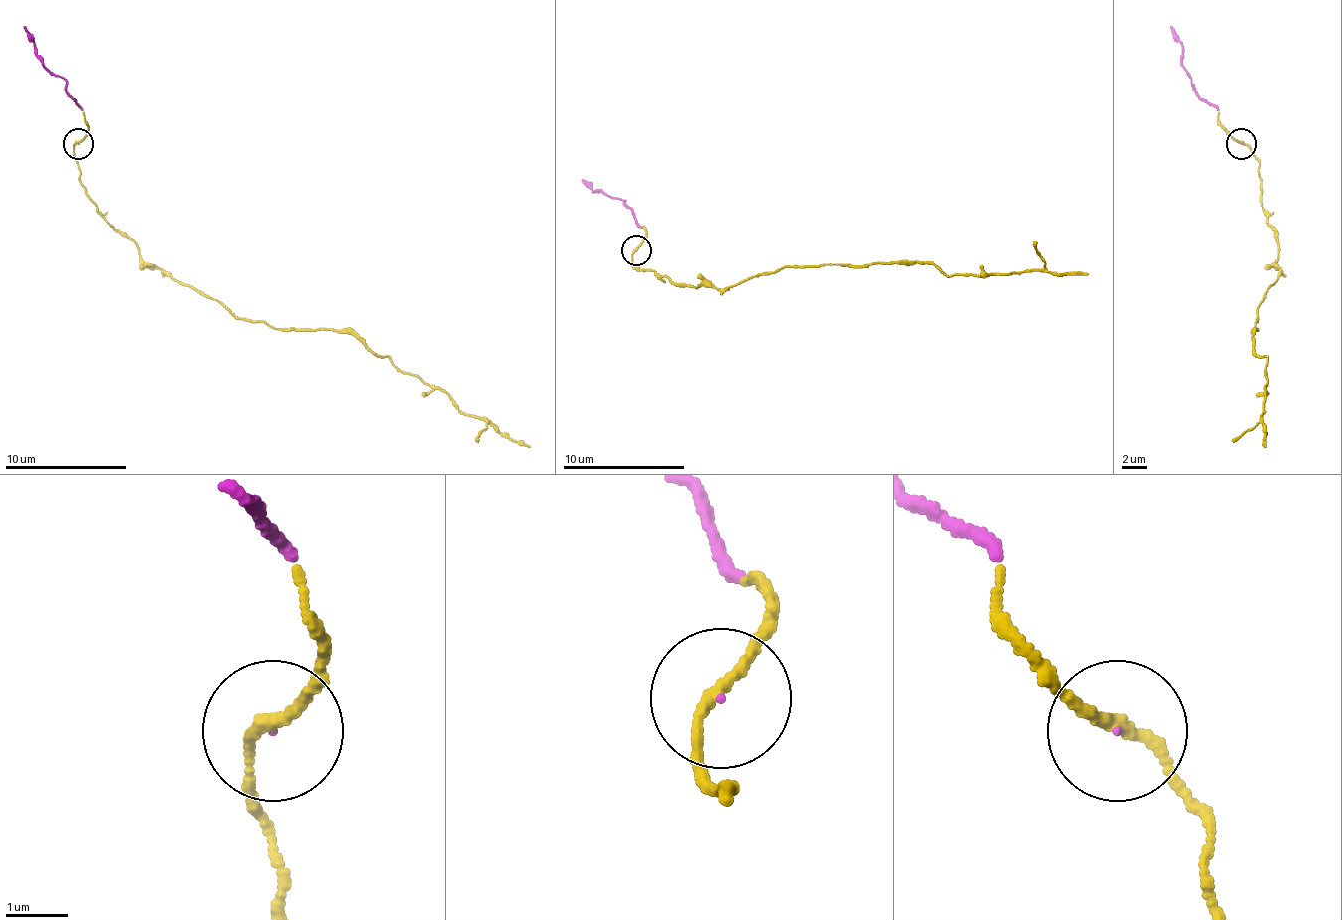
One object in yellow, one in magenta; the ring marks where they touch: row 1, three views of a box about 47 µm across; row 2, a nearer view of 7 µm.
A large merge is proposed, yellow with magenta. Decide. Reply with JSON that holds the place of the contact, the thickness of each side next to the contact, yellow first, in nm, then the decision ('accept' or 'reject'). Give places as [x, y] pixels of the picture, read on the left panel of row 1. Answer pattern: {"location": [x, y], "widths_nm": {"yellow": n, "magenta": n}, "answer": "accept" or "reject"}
{"location": [78, 143], "widths_nm": {"yellow": 180, "magenta": 30}, "answer": "accept"}

